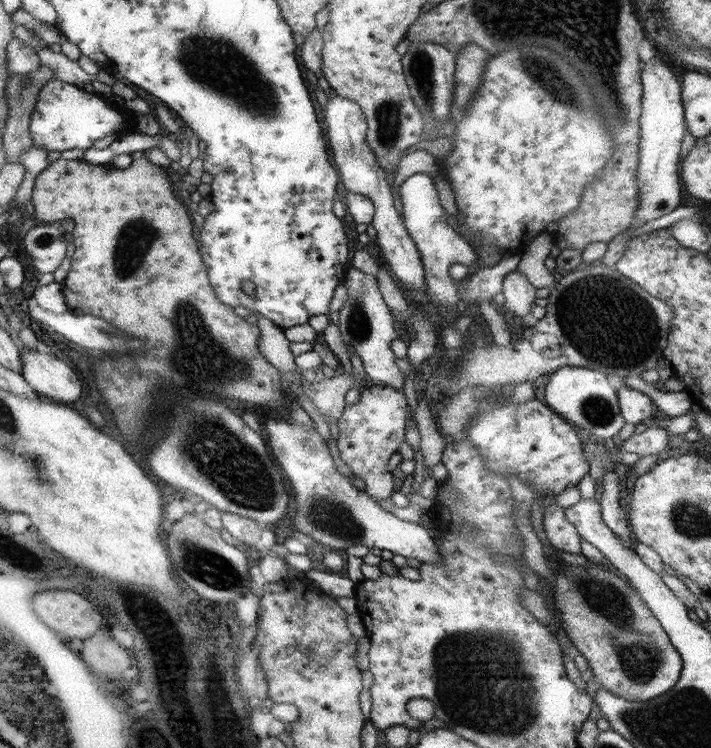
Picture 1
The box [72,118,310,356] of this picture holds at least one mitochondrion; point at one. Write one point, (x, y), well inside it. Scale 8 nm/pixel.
(137, 236)

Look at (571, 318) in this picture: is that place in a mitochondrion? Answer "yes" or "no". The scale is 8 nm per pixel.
yes

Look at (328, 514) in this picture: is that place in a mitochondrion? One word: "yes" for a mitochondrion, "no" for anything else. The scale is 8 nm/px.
yes

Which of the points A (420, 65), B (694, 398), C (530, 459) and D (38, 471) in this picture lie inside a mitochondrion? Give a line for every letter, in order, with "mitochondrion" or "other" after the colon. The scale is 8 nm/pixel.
A: mitochondrion
B: other
C: other
D: mitochondrion

